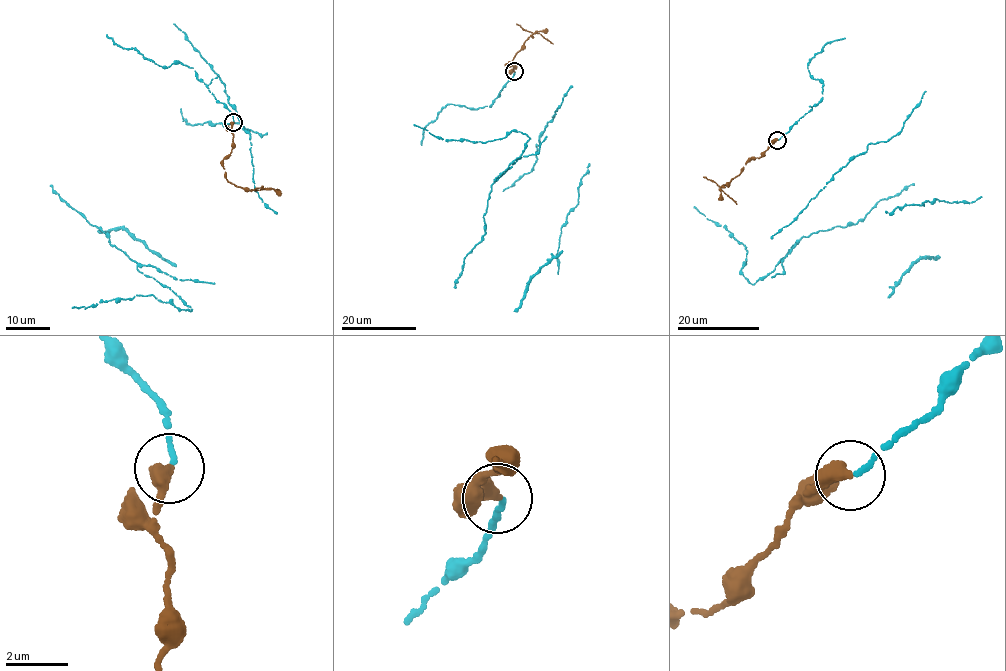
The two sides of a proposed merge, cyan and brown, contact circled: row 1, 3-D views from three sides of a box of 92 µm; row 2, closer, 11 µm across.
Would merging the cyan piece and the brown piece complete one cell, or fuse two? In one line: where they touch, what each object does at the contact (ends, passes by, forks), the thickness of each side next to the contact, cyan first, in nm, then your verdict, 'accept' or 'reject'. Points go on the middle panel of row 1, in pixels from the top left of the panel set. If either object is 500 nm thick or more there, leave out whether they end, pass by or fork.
(514, 71) | cyan ends | brown ends | 180/440 nm | accept

